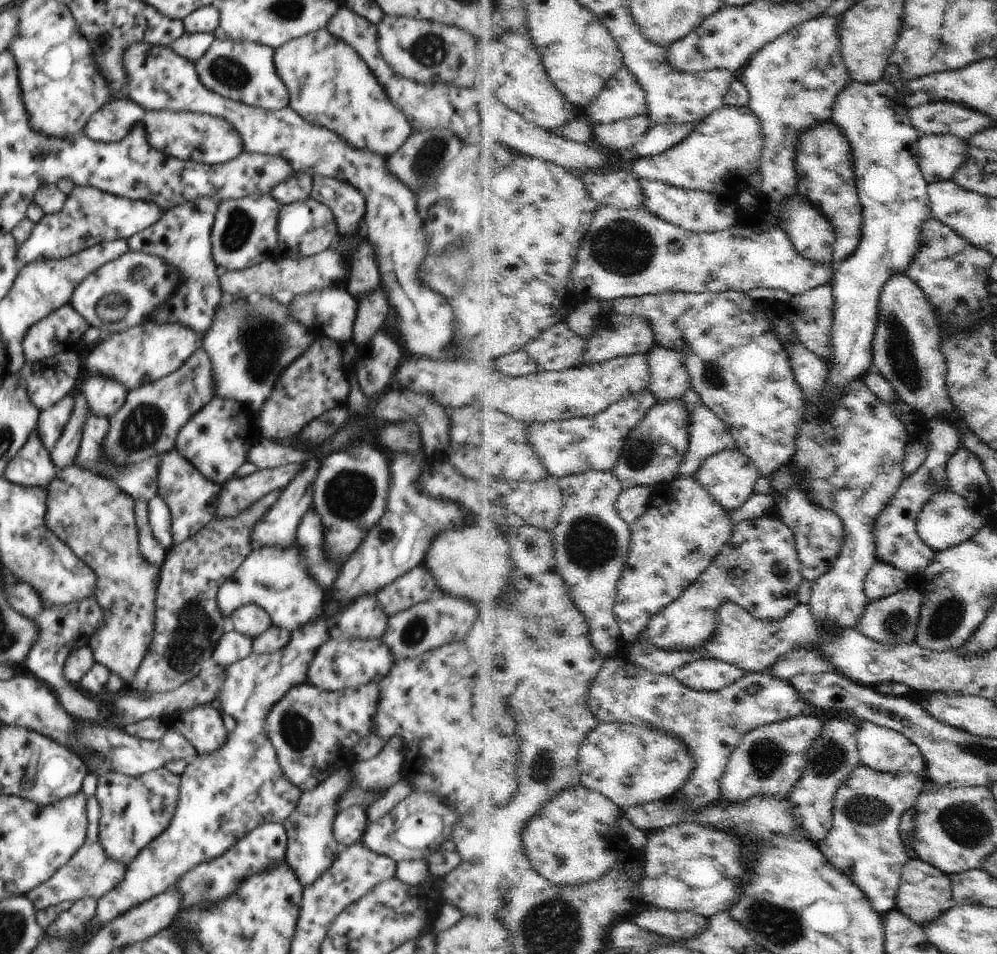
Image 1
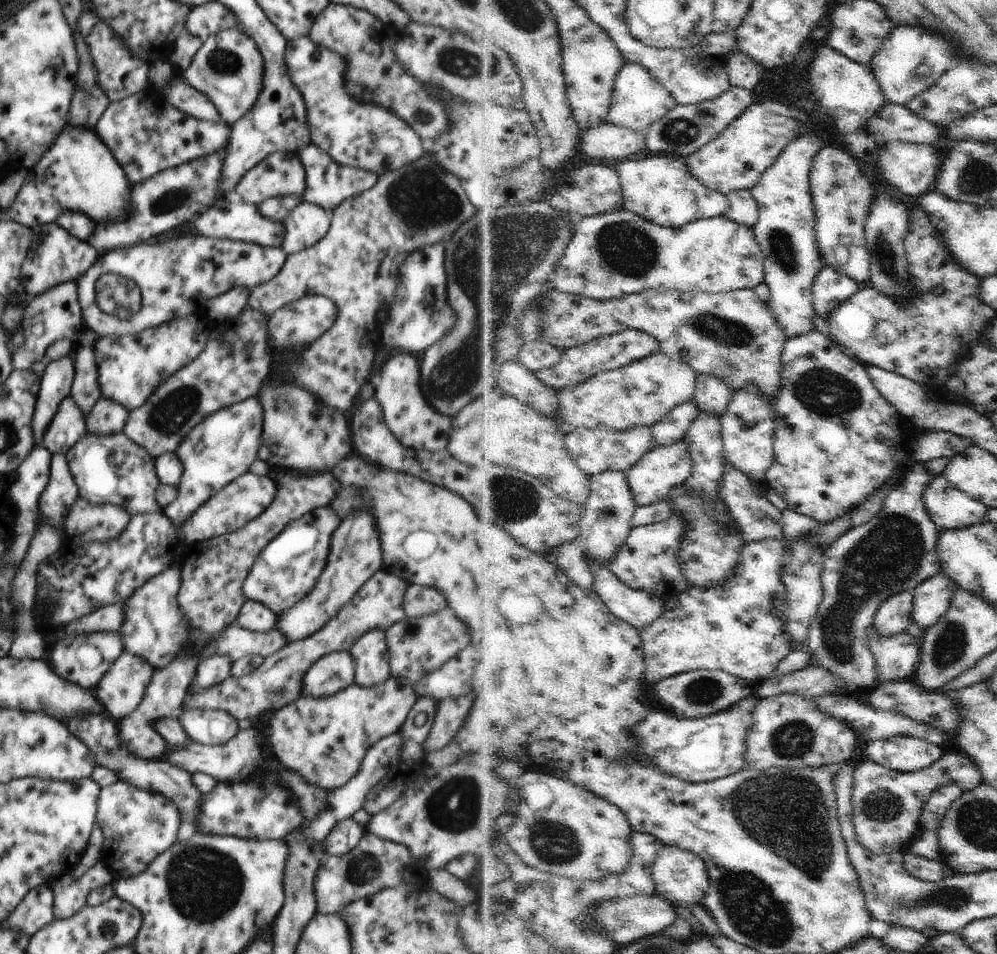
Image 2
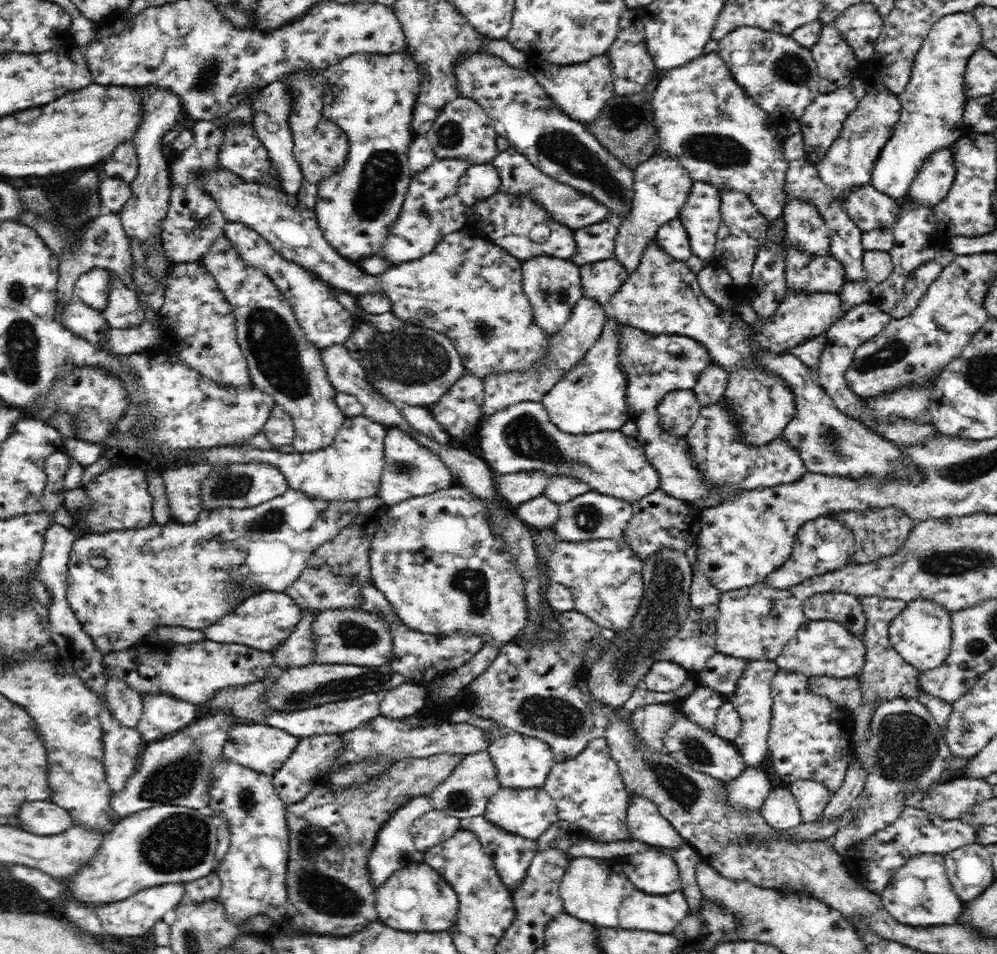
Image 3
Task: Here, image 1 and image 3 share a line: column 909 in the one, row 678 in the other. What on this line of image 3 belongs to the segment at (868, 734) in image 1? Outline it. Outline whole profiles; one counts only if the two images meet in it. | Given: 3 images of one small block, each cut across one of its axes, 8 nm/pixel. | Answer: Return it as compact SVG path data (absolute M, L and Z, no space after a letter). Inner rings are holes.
M770 657L745 660L742 670L736 679L734 690L727 696L727 700L731 701L741 719L741 730L733 744L742 753L748 766L761 767L762 762L769 754L767 740L773 712L773 689L771 688L771 682L778 667L776 659L770 659Z

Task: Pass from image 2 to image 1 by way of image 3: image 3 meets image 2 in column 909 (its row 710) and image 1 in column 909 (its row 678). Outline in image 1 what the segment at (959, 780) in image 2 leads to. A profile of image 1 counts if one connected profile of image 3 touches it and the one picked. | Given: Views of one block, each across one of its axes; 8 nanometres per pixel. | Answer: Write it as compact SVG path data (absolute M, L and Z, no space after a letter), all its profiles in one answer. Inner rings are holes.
M860 765L860 768L852 774L850 780L844 784L836 795L835 800L835 821L832 832L828 835L828 838L820 842L821 849L828 855L829 861L832 861L838 868L841 868L854 882L860 885L860 888L868 895L868 898L873 902L876 910L887 915L890 911L897 908L898 893L903 881L904 867L913 859L907 849L907 844L903 835L903 818L904 815L911 809L917 806L917 802L920 800L925 786L928 784L928 778L926 772L924 773L887 773L884 771L874 770L874 768Z

